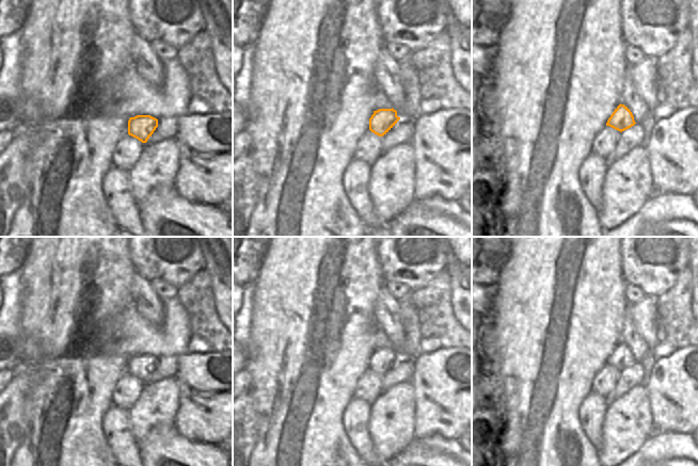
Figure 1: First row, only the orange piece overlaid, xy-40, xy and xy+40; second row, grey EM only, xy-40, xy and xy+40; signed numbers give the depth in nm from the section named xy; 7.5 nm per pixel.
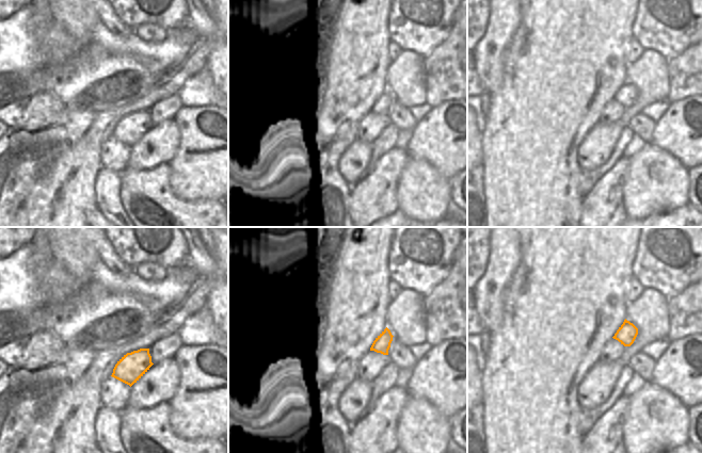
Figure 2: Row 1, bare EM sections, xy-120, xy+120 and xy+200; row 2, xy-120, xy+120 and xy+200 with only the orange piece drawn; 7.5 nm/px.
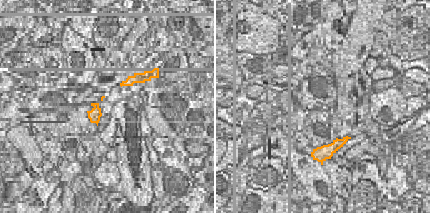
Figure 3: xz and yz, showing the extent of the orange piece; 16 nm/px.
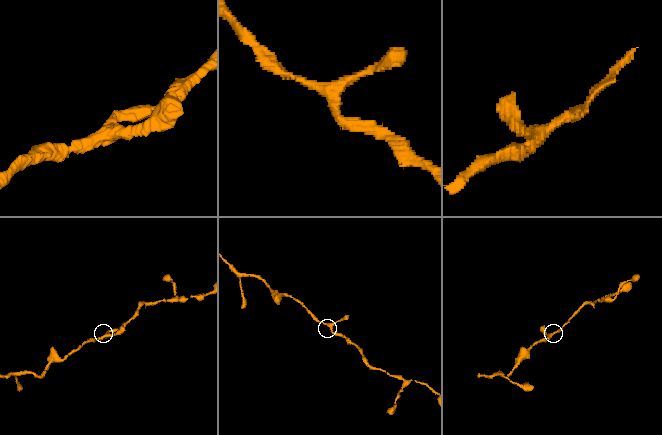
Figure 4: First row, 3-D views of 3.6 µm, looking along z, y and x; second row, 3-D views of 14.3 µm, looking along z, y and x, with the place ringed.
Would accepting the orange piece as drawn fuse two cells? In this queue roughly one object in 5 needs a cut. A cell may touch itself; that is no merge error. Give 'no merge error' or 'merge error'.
no merge error

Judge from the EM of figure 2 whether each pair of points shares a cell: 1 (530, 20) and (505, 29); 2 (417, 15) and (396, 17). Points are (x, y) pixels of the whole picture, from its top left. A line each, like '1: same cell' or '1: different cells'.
1: different cells
2: same cell

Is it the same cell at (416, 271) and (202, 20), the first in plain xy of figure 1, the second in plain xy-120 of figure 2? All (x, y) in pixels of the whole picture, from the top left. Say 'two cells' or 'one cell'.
two cells

